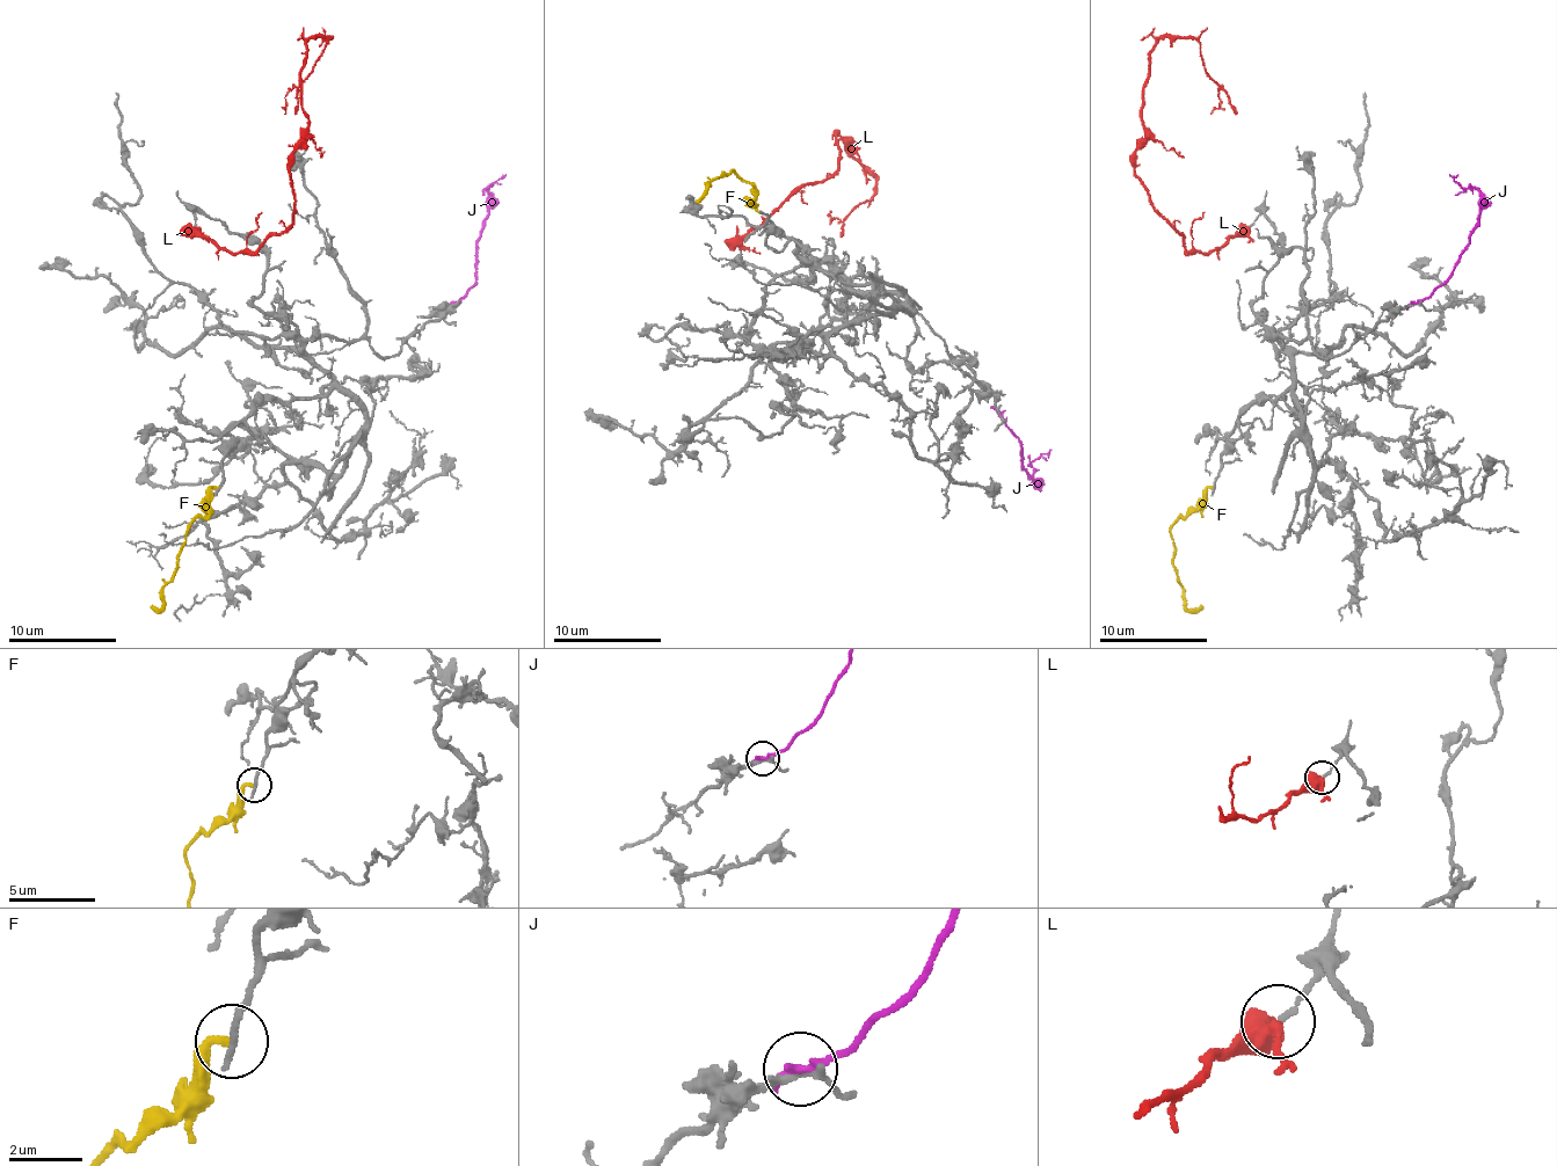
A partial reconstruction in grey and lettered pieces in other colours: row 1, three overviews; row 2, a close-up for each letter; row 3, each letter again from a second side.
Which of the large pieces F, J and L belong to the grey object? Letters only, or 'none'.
none

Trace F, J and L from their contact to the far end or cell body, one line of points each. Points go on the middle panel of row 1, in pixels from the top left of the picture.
F: (763, 215), (752, 201), (752, 184), (733, 170), (708, 184), (696, 203)
J: (1001, 414), (1021, 443), (1021, 467), (1033, 481), (1033, 463), (1052, 449)
L: (741, 249), (798, 190), (838, 168), (836, 133), (877, 179), (877, 192), (841, 219), (830, 219), (830, 211)

